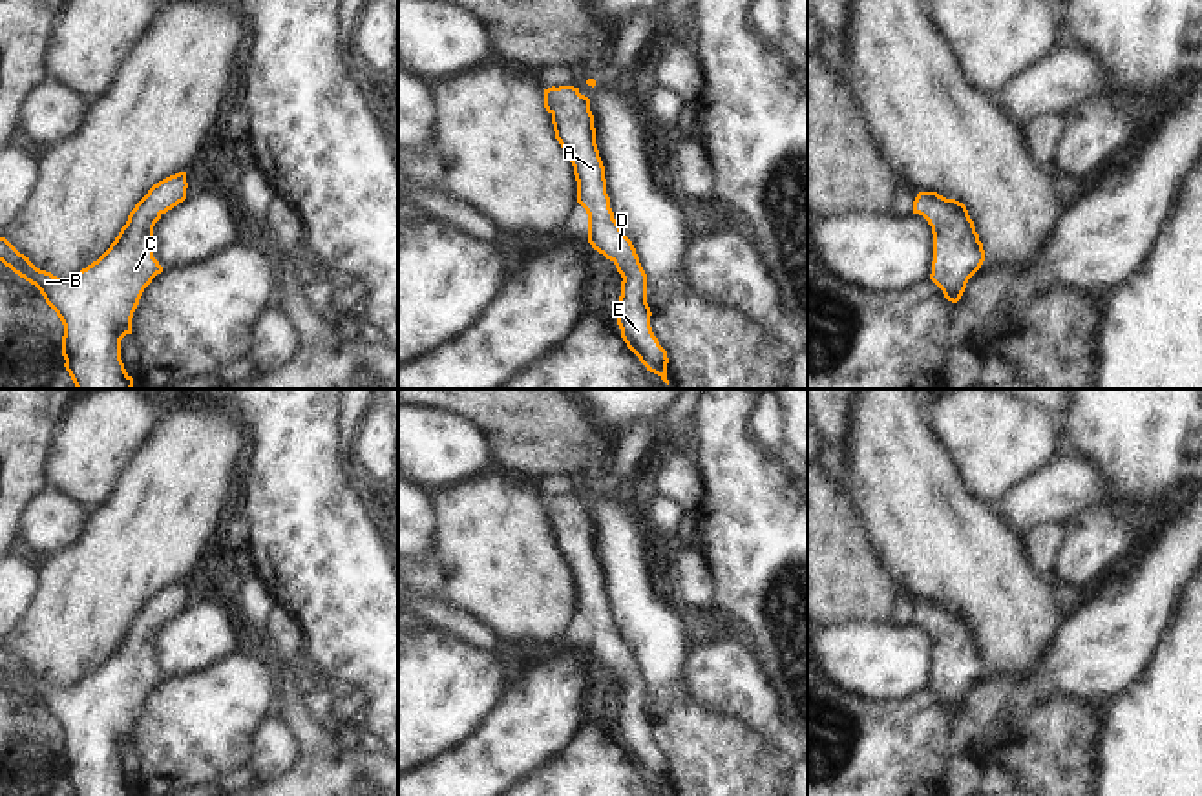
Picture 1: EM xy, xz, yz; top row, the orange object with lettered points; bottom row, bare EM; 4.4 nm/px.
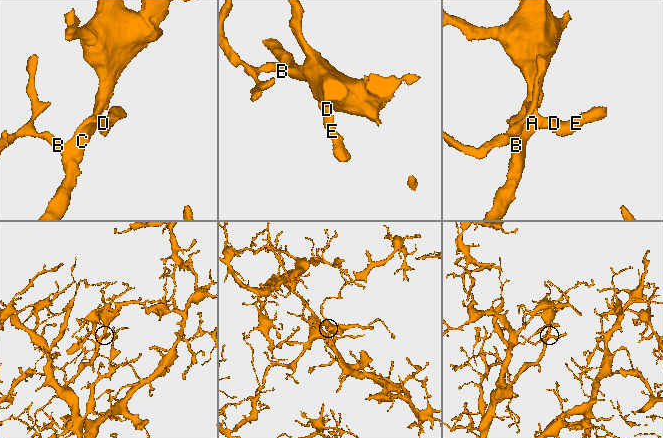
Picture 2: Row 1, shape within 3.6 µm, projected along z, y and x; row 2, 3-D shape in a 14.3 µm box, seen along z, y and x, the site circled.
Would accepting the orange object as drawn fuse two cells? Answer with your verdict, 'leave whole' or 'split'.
leave whole

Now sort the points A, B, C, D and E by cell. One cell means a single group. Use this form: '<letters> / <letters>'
A B C D E

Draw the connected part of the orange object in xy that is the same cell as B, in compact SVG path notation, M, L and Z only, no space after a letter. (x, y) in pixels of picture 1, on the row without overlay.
M186 581L153 593L110 657L71 686L37 677L0 646L0 670L35 694L60 727L64 776L75 796L133 796L121 769L121 749L132 743L144 697L163 681L153 666L153 635L186 608L186 597Z

